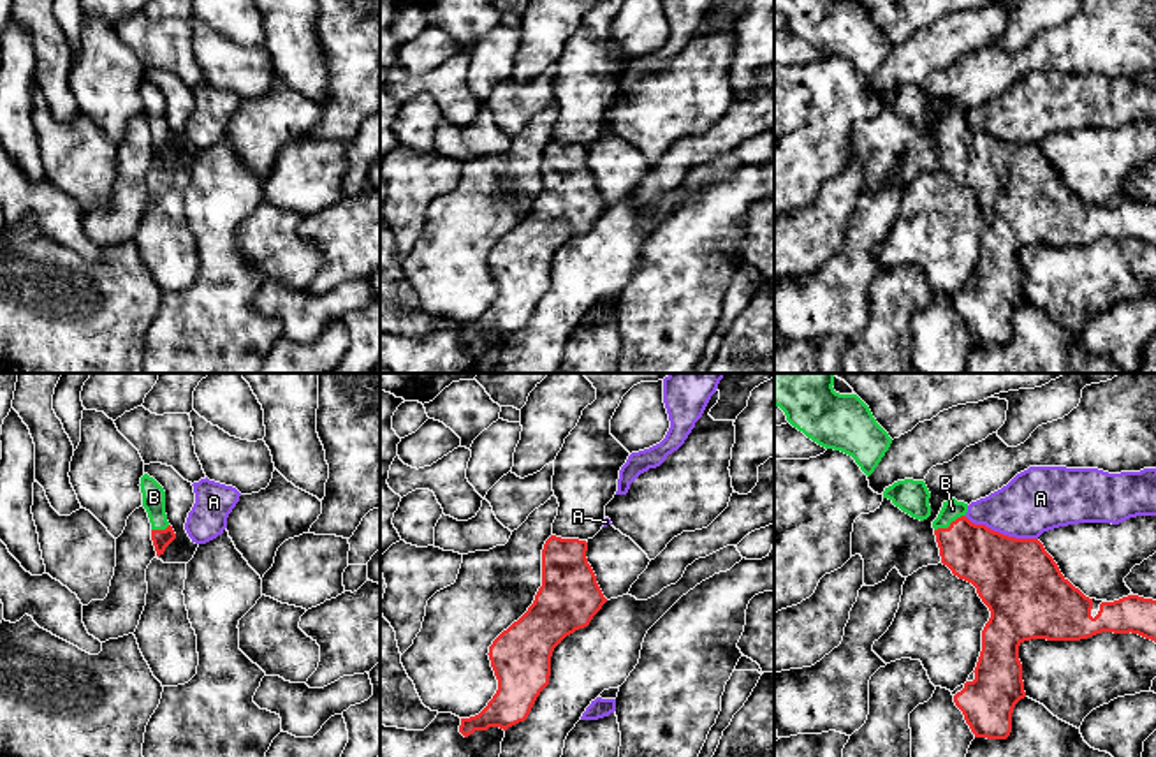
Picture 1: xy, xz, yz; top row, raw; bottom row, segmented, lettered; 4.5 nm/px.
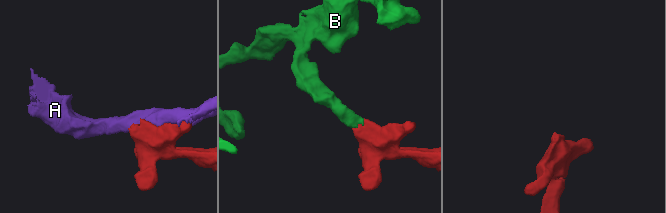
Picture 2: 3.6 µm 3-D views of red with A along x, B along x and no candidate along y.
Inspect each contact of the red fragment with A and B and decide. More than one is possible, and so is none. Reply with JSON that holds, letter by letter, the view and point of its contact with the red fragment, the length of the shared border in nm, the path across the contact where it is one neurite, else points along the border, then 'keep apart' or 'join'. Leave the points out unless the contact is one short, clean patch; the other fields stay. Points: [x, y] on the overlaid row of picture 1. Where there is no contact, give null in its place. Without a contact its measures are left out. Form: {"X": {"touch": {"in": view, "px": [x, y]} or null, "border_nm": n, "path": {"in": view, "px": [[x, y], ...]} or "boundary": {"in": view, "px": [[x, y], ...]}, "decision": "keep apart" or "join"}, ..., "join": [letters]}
{"A": {"touch": {"in": "yz", "px": [1002, 534]}, "border_nm": 360, "decision": "keep apart"}, "B": {"touch": {"in": "yz", "px": [951, 525]}, "border_nm": 160, "path": {"in": "yz", "px": [[989, 560], [951, 525], [952, 509]]}, "decision": "join"}, "join": ["B"]}

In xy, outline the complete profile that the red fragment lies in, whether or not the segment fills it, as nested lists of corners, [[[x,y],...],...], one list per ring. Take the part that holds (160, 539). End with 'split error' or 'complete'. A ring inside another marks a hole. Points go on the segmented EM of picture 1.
[[[148,474],[141,477],[143,507],[148,512],[151,523],[151,540],[157,556],[164,555],[165,548],[176,539],[172,526],[165,514],[165,491]]]; split error

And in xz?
[[[551,535],[542,549],[542,586],[528,611],[489,646],[498,690],[475,717],[461,718],[459,732],[524,722],[549,685],[554,648],[589,625],[607,602],[586,558],[588,542]]]; complete

